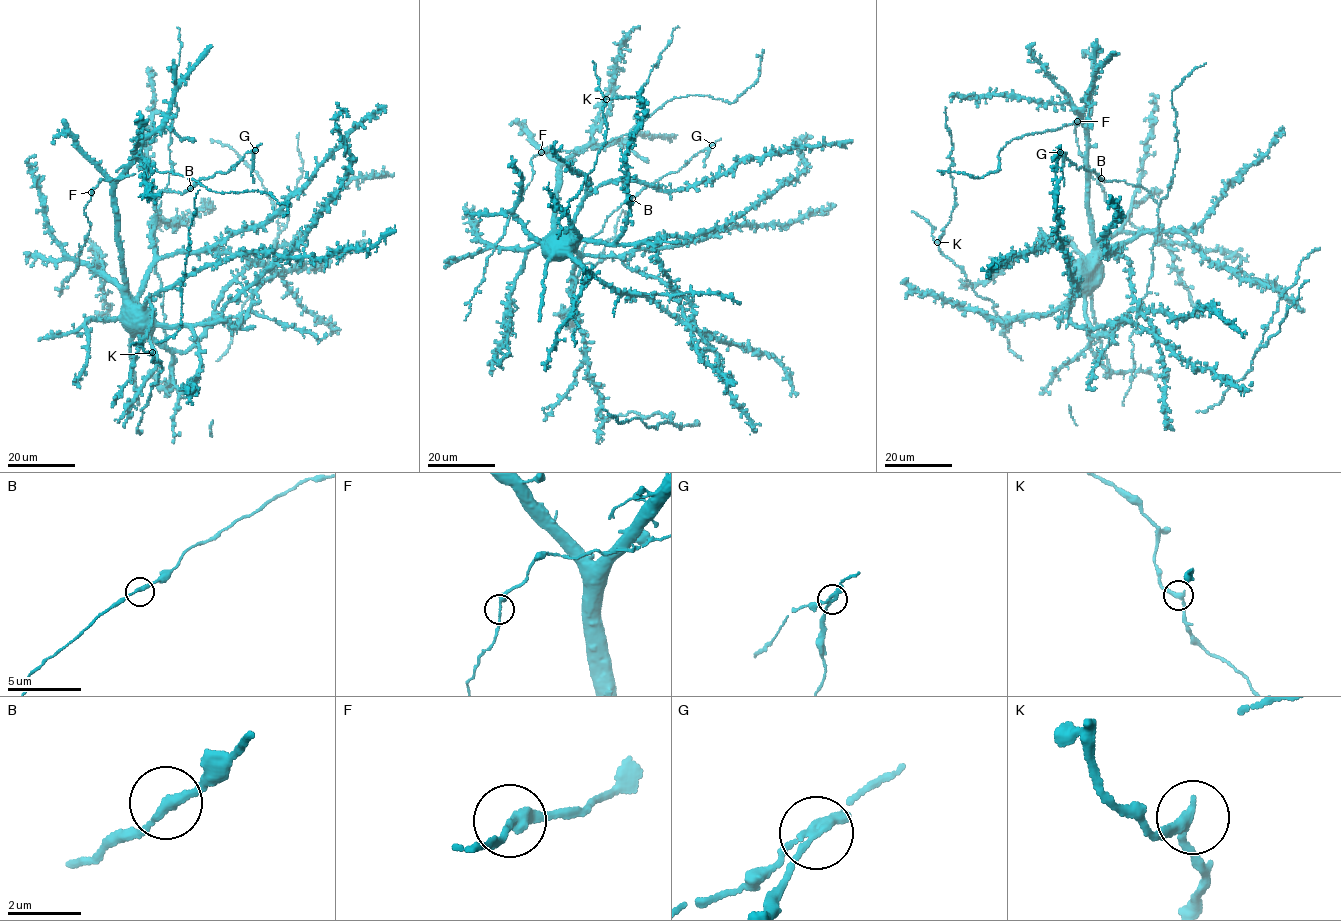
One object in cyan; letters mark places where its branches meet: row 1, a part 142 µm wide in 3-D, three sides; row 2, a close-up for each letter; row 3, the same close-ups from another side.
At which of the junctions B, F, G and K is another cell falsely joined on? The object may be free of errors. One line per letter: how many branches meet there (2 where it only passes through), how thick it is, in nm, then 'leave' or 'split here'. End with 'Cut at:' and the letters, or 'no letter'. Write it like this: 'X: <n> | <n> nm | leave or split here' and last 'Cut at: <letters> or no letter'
B: 2 | 240 nm | leave
F: 2 | 240 nm | leave
G: 2 | 240 nm | split here
K: 2 | 280 nm | leave
Cut at: G

